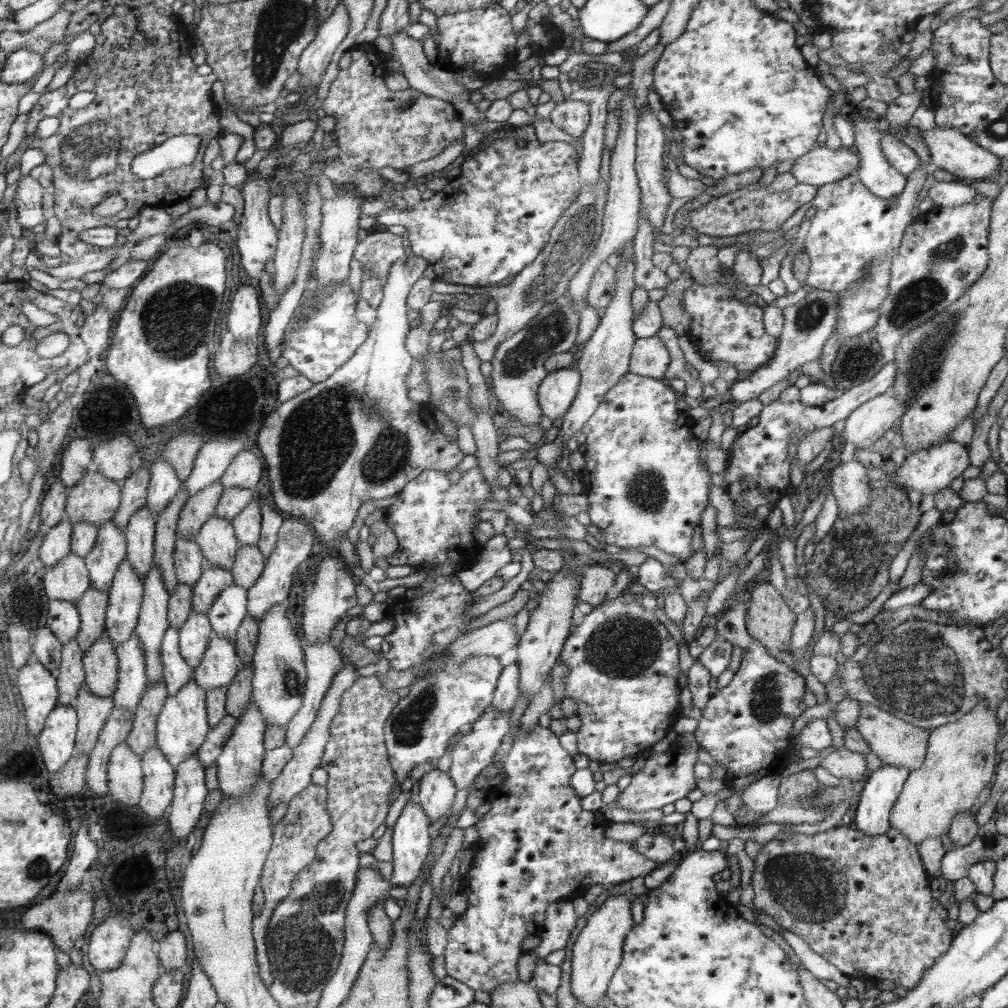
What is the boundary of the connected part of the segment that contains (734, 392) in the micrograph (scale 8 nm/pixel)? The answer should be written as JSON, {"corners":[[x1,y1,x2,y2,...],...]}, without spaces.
{"corners":[[815,289,795,305,784,309,783,315,785,317,784,326,778,338,777,350,772,360,761,366,756,372,742,375,741,378,730,383,728,394,734,400,735,405,758,399,758,396,764,390,768,390,774,384,786,380,794,370,801,370,801,366,806,362,820,359,822,347,836,330,837,294]]}

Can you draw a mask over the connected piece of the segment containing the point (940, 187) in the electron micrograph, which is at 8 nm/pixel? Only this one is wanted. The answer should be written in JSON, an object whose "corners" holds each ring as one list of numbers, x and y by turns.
{"corners":[[955,179,949,182,934,182,928,190,928,197,935,205,954,207,972,202,976,197,975,188,966,186,962,180]]}

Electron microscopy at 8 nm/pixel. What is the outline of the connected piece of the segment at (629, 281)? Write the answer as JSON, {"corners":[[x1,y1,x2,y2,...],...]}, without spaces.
{"corners":[[626,251,621,255,622,262,614,270,616,283,614,283,615,295,608,305,604,316,600,318,599,325,592,333,590,340,577,351,575,367,579,370,581,381,577,395,574,397,572,406,566,411,562,426,560,426,557,437,552,443,544,443,537,450,537,462,550,467,561,460,564,446,571,436,579,435,582,427,592,419,598,405,604,400,605,394,629,371,629,360,633,351,634,341,637,339,632,331,633,310,631,292,635,290,634,272,636,262,628,260,632,251]]}

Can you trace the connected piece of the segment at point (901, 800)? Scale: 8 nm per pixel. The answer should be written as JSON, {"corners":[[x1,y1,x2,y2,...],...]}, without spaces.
{"corners":[[982,699,968,714,949,722,944,726,932,728,928,743,928,756,925,758,925,765,920,769,912,770,901,796,898,797,893,806,891,827,900,830,909,838,914,845,920,844,928,838,938,838,949,832,952,819,959,813,970,810,978,794,992,783,997,765,1000,762,1000,755,996,752,996,745,999,740,1000,723,996,719,996,712,989,710,986,699]]}

